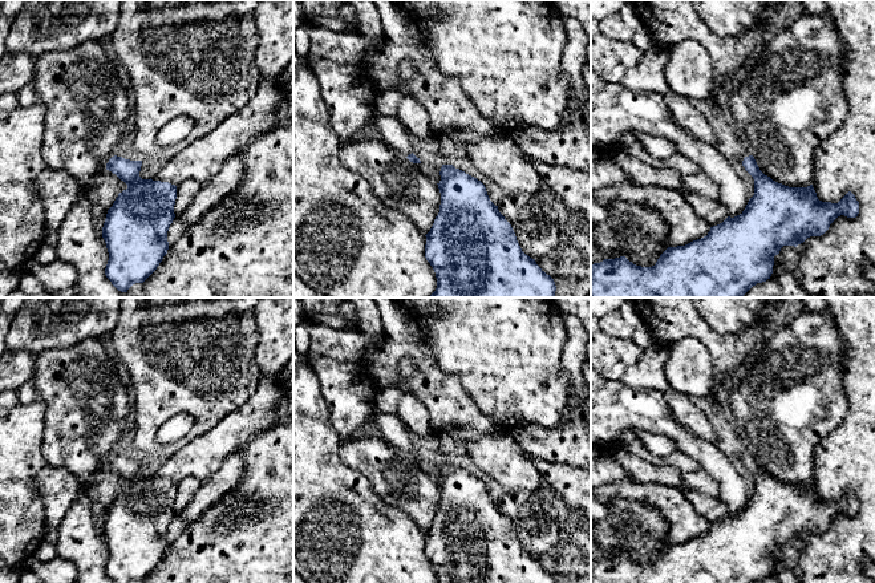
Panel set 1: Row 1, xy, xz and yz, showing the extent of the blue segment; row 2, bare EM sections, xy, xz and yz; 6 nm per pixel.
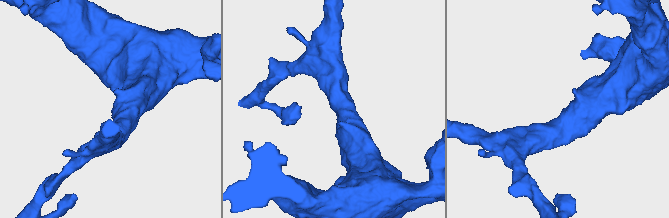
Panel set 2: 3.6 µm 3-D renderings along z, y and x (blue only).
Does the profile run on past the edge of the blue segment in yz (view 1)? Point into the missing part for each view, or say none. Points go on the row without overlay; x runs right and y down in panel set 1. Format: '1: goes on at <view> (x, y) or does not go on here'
1: does not go on here

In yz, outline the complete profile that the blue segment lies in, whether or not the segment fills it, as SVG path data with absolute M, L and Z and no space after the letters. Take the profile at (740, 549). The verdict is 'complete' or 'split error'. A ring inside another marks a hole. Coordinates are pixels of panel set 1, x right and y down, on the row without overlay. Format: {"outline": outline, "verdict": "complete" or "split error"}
{"outline": "M753 453L745 454L742 463L754 477L754 493L740 513L728 514L722 521L710 525L708 533L701 537L685 543L668 544L652 564L636 563L625 554L594 560L591 563L591 583L756 583L770 576L774 554L783 543L797 544L810 534L823 533L838 514L856 515L859 511L859 499L851 489L838 501L822 499L813 482L789 485L765 473Z", "verdict": "complete"}

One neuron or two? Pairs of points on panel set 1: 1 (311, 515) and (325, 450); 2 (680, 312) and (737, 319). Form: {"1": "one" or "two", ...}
{"1": "one", "2": "two"}

